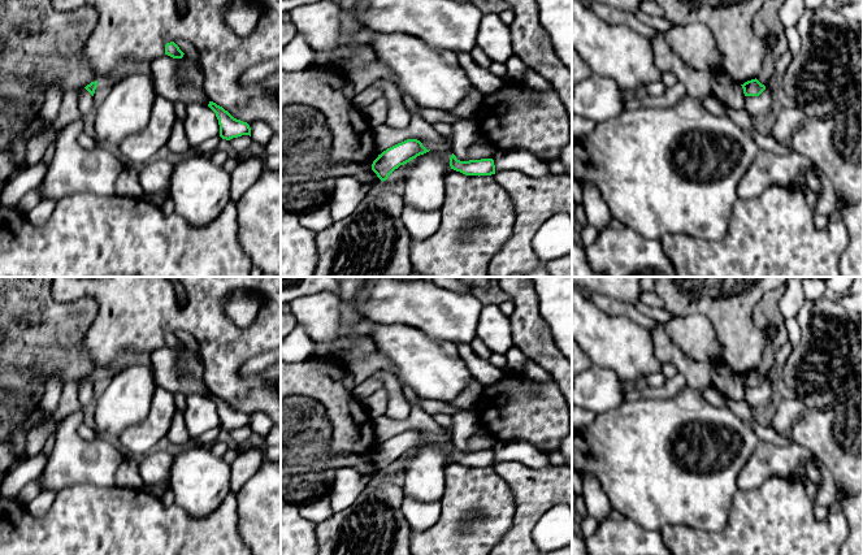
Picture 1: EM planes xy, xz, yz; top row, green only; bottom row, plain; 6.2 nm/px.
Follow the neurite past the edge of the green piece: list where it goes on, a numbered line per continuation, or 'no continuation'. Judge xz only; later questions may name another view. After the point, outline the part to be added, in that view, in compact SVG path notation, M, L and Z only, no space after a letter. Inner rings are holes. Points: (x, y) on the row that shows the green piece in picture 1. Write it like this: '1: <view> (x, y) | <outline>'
no continuation

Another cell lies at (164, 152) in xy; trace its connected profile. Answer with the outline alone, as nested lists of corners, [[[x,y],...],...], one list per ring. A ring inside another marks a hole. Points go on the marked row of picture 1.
[[[164,146],[156,152],[155,159],[156,160],[166,160],[172,165],[175,165],[177,162],[179,162],[181,156],[177,156],[166,146]]]

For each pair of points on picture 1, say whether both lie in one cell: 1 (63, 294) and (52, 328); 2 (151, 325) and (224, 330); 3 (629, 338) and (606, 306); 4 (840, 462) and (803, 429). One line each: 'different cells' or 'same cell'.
1: different cells
2: same cell
3: different cells
4: same cell

